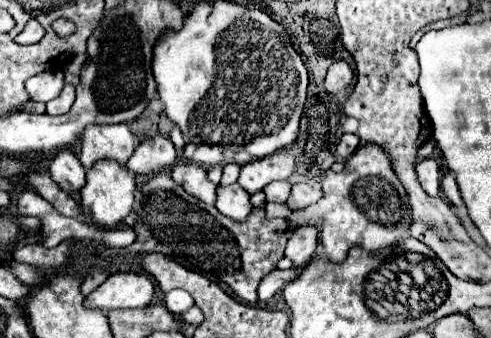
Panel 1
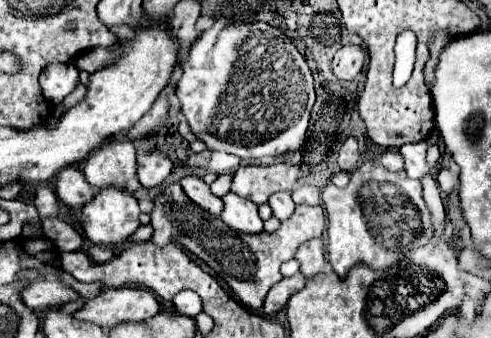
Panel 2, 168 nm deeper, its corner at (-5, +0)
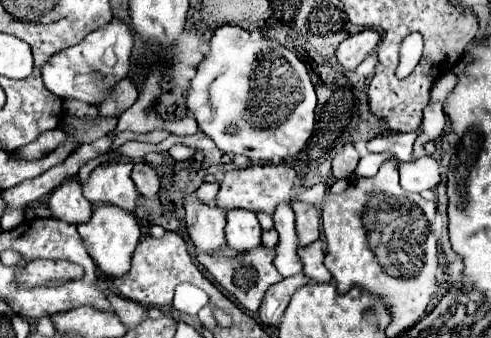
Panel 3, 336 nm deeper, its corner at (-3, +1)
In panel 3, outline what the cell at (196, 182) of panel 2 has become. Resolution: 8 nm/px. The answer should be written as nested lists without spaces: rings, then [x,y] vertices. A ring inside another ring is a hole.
[[[195,196],[185,198],[185,212],[187,232],[197,252],[209,254],[225,248],[225,212],[219,212],[219,208],[209,204],[199,204]]]

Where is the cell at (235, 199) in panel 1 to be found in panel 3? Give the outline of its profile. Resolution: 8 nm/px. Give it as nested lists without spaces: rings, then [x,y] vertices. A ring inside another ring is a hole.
[[[231,210],[227,212],[227,244],[237,252],[249,252],[261,244],[261,226],[253,212]]]

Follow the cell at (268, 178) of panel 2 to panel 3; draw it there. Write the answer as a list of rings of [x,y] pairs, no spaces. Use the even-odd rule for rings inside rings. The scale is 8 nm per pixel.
[[[251,166],[243,170],[229,170],[225,172],[221,180],[221,188],[215,198],[215,206],[221,210],[233,210],[233,208],[245,208],[251,212],[265,212],[273,214],[279,204],[291,202],[291,190],[295,180],[295,170],[291,166]]]

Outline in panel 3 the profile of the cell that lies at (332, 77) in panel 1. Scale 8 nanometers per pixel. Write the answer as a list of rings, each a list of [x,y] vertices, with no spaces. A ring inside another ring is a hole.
[[[363,30],[355,36],[349,36],[337,48],[339,64],[347,70],[355,70],[363,62],[363,58],[377,46],[379,40],[381,40],[381,36],[377,30]]]

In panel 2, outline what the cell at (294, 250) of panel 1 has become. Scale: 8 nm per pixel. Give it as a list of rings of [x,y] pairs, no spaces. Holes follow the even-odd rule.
[[[309,239],[305,241],[297,253],[295,259],[301,263],[301,273],[305,277],[313,277],[323,271],[325,255],[323,255],[323,241],[321,239]]]

